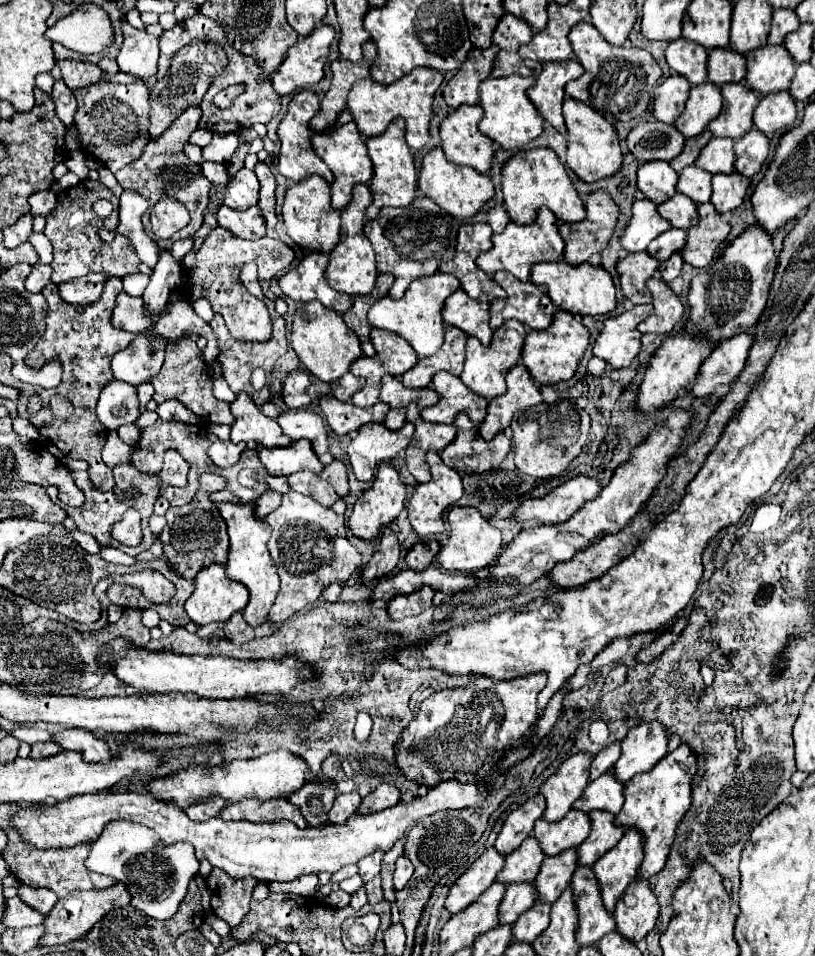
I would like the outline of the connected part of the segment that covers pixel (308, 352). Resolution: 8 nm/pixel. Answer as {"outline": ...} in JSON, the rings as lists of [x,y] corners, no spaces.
{"outline":[[[318,300],[306,302],[296,310],[292,322],[292,348],[296,350],[302,366],[322,382],[334,382],[344,376],[352,362],[362,356],[358,336],[344,324],[342,316]]]}

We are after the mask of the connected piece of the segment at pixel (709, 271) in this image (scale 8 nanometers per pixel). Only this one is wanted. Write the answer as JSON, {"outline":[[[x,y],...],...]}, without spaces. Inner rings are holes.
{"outline":[[[758,224],[748,226],[738,238],[732,240],[714,268],[710,266],[692,278],[688,294],[690,320],[686,322],[686,330],[692,334],[706,334],[714,340],[714,344],[734,334],[748,332],[766,306],[776,266],[778,262],[772,248],[772,234]]]}

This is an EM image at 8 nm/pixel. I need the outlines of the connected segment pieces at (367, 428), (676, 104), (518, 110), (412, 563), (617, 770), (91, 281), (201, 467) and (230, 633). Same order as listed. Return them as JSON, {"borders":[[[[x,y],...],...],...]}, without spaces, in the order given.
{"borders":[[[[410,422],[396,432],[388,430],[384,424],[364,424],[348,446],[348,458],[356,478],[362,482],[372,480],[382,462],[392,460],[406,450],[412,434],[414,426]]],[[[674,74],[666,78],[656,90],[654,90],[654,102],[652,102],[652,112],[656,120],[674,124],[674,120],[684,112],[684,104],[688,100],[688,90],[690,84],[682,80],[682,76]]],[[[508,76],[508,78],[486,78],[480,84],[480,106],[484,108],[484,118],[480,120],[480,130],[496,140],[506,150],[522,150],[534,138],[542,134],[544,120],[534,108],[532,100],[526,96],[528,88],[534,84],[530,78],[522,76]]],[[[426,540],[426,542],[418,542],[408,554],[406,554],[406,566],[410,570],[418,570],[422,572],[424,568],[428,568],[436,556],[440,552],[440,542],[436,540]]],[[[646,720],[628,730],[622,740],[622,756],[614,764],[614,774],[620,782],[628,782],[634,774],[654,768],[668,754],[668,734],[660,720]]],[[[88,274],[82,276],[78,280],[70,280],[66,284],[60,284],[60,296],[64,302],[68,304],[76,304],[76,306],[86,306],[92,304],[94,300],[100,298],[102,294],[102,284],[106,282],[106,274]]],[[[156,420],[156,424],[148,426],[148,428],[142,428],[140,432],[140,438],[134,446],[134,452],[130,456],[130,462],[140,470],[140,472],[158,472],[160,470],[160,458],[164,456],[164,452],[168,448],[174,448],[178,452],[182,452],[182,456],[188,460],[190,469],[188,472],[188,483],[184,488],[163,486],[161,495],[165,497],[172,506],[184,506],[188,504],[194,494],[198,492],[198,478],[206,472],[210,474],[218,474],[220,468],[210,460],[210,456],[206,454],[206,448],[212,444],[212,436],[206,438],[206,432],[200,428],[200,426],[194,426],[194,424],[182,424],[182,422],[164,422],[164,420]]],[[[238,612],[232,620],[224,622],[224,636],[236,644],[242,644],[242,642],[258,638],[258,636],[270,636],[270,634],[272,634],[272,622],[270,620],[266,620],[258,628],[252,628],[250,624],[246,624],[242,612]]]]}

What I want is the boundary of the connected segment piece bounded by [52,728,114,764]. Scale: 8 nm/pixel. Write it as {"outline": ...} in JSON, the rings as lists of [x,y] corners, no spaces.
{"outline":[[[70,728],[52,736],[56,744],[60,744],[64,750],[80,752],[82,760],[88,760],[88,764],[108,764],[114,758],[108,744],[102,738],[96,738],[92,732]]]}

